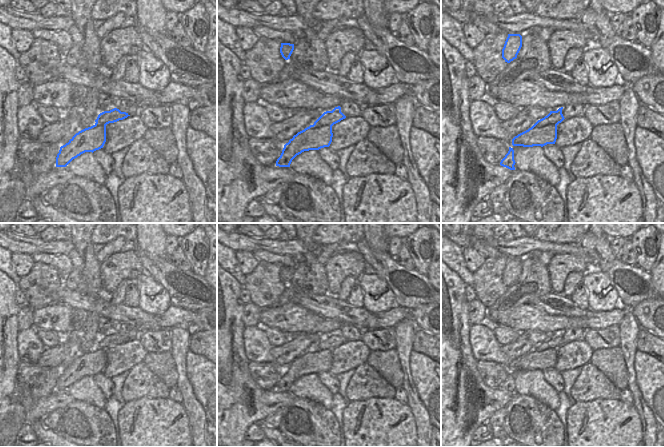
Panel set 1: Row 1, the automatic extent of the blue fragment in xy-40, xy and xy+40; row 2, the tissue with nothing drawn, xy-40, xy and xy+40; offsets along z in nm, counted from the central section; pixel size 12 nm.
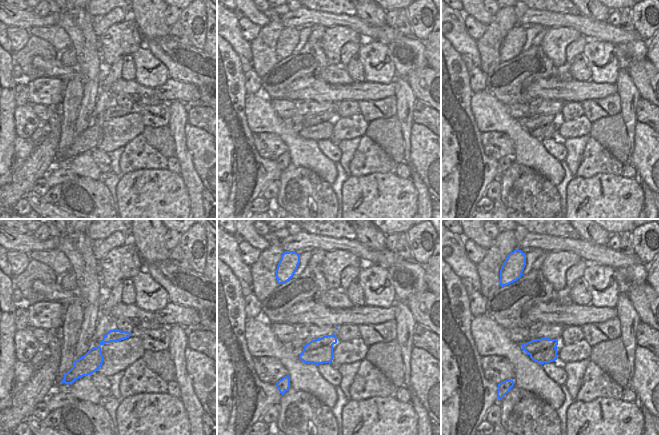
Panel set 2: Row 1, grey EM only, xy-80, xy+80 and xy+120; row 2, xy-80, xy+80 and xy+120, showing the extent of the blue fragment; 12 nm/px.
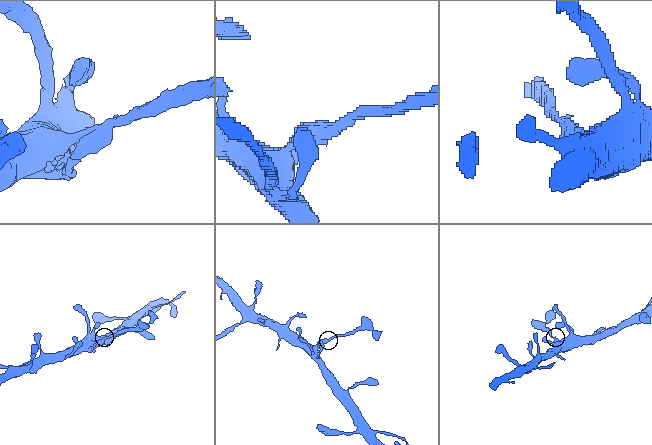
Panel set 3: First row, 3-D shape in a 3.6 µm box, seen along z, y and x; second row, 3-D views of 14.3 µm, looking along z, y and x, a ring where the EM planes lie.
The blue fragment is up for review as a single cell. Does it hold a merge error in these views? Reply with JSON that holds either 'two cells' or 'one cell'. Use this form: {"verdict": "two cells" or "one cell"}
{"verdict": "two cells"}

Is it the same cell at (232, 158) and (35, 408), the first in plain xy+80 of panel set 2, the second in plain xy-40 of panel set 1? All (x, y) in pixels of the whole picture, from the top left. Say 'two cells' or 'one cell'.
one cell

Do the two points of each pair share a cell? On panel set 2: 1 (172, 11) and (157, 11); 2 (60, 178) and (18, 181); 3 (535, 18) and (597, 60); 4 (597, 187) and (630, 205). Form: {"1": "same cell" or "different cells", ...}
{"1": "different cells", "2": "different cells", "3": "different cells", "4": "same cell"}

